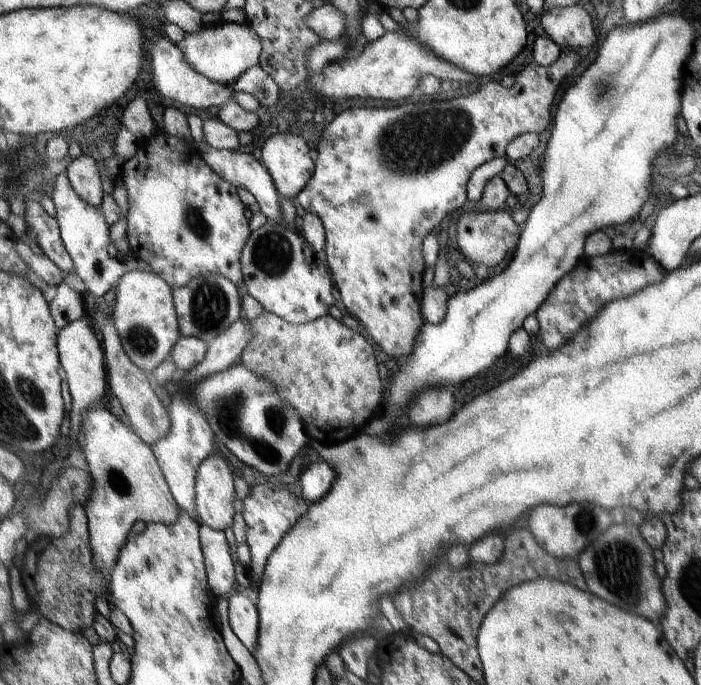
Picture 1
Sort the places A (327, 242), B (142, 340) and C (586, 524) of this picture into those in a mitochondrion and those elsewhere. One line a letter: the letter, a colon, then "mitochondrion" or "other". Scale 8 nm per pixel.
A: other
B: mitochondrion
C: mitochondrion

